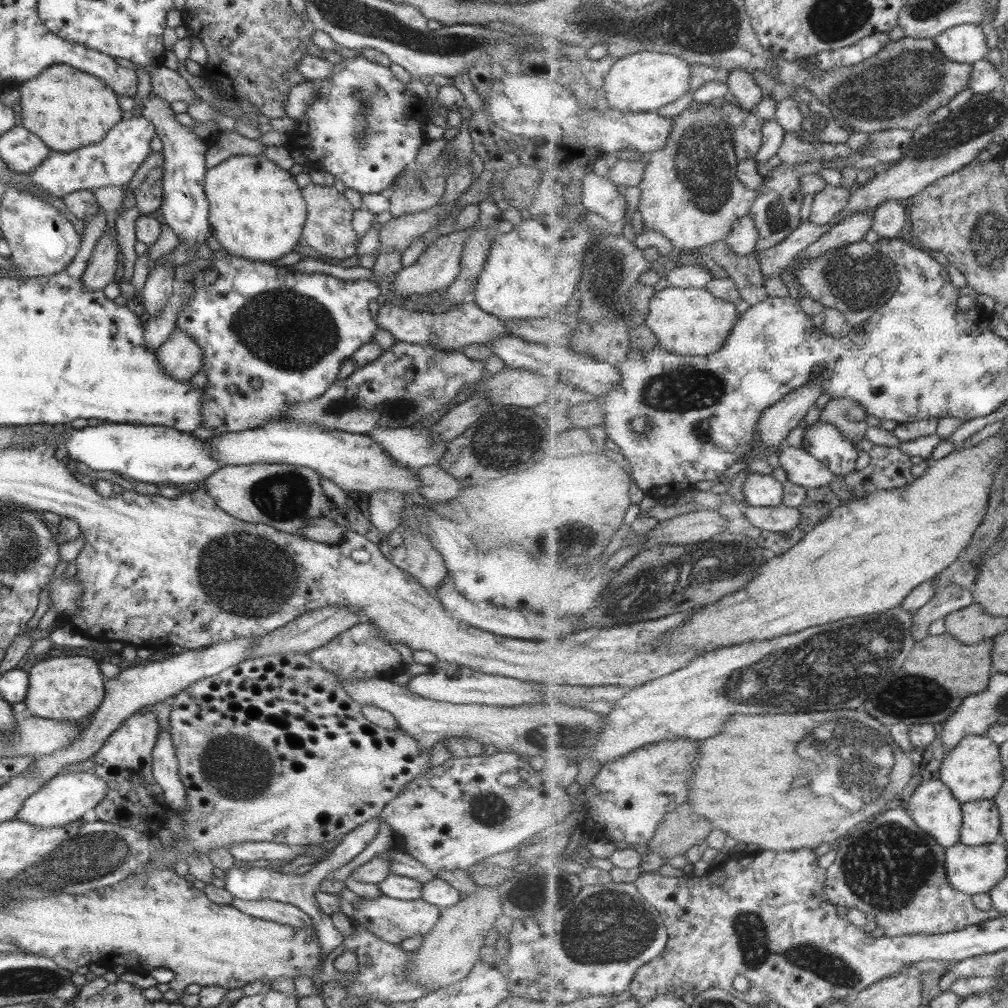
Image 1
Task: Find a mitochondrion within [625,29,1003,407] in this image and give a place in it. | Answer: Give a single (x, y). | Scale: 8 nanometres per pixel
(895, 86)

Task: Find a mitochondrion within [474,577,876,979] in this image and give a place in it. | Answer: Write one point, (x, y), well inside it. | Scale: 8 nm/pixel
(607, 926)

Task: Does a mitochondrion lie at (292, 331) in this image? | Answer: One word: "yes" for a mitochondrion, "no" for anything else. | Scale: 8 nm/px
yes

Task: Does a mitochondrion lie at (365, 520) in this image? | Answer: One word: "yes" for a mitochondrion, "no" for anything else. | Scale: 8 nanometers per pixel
no

